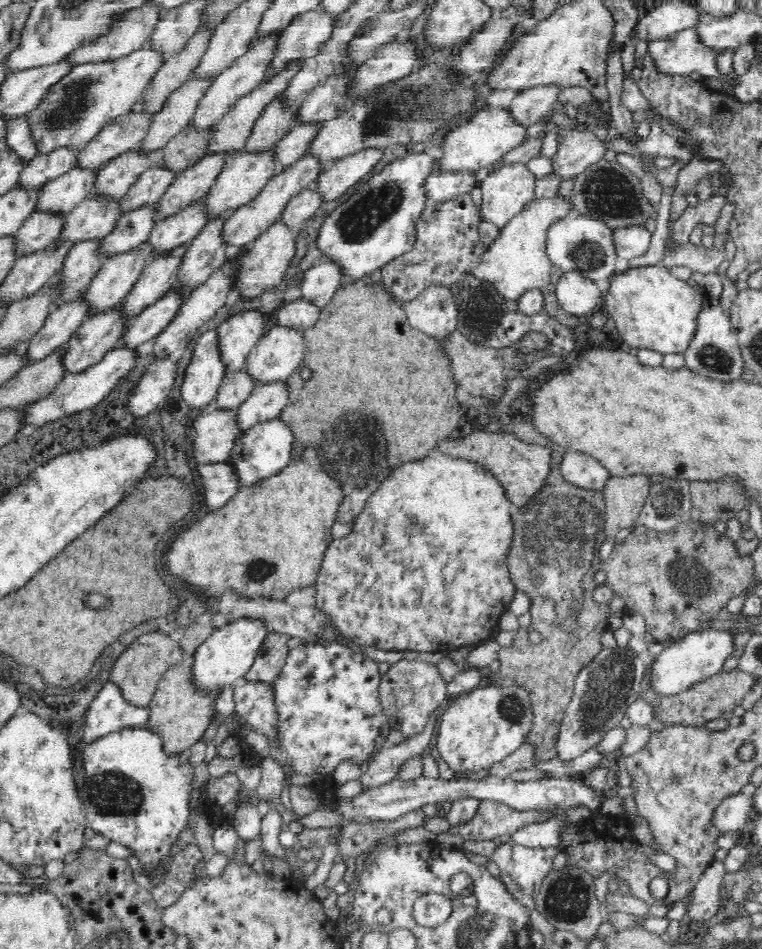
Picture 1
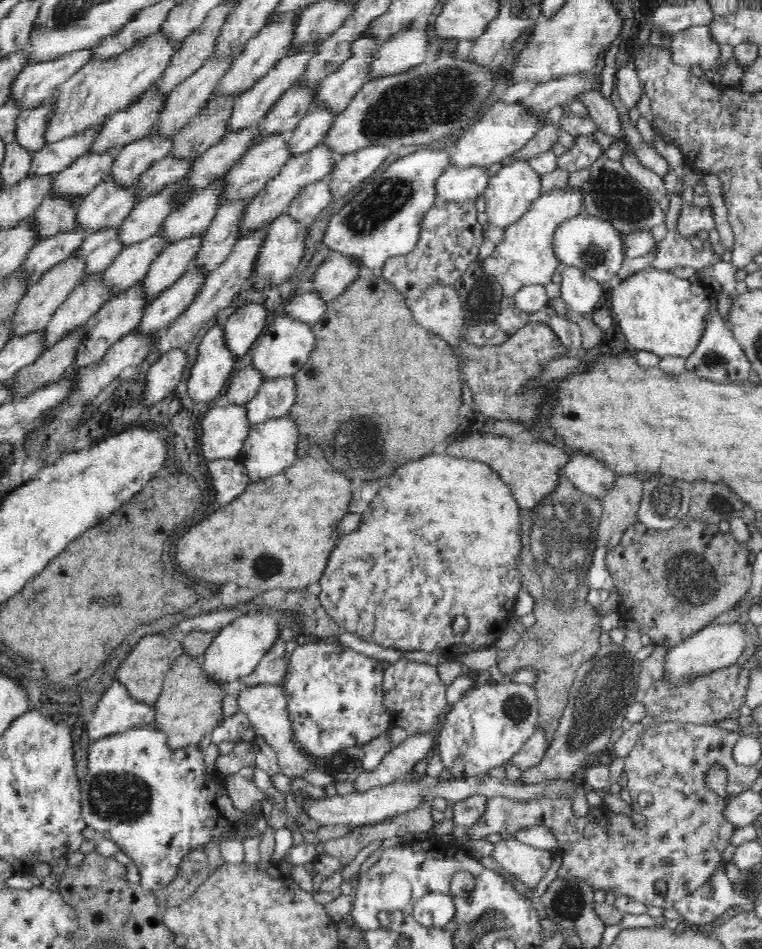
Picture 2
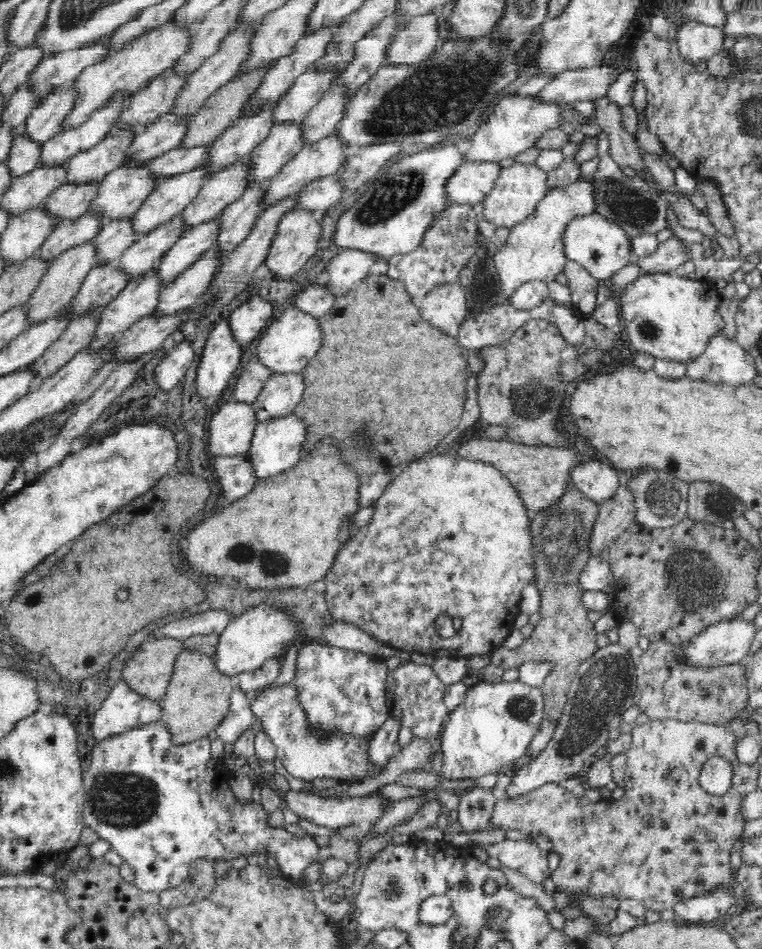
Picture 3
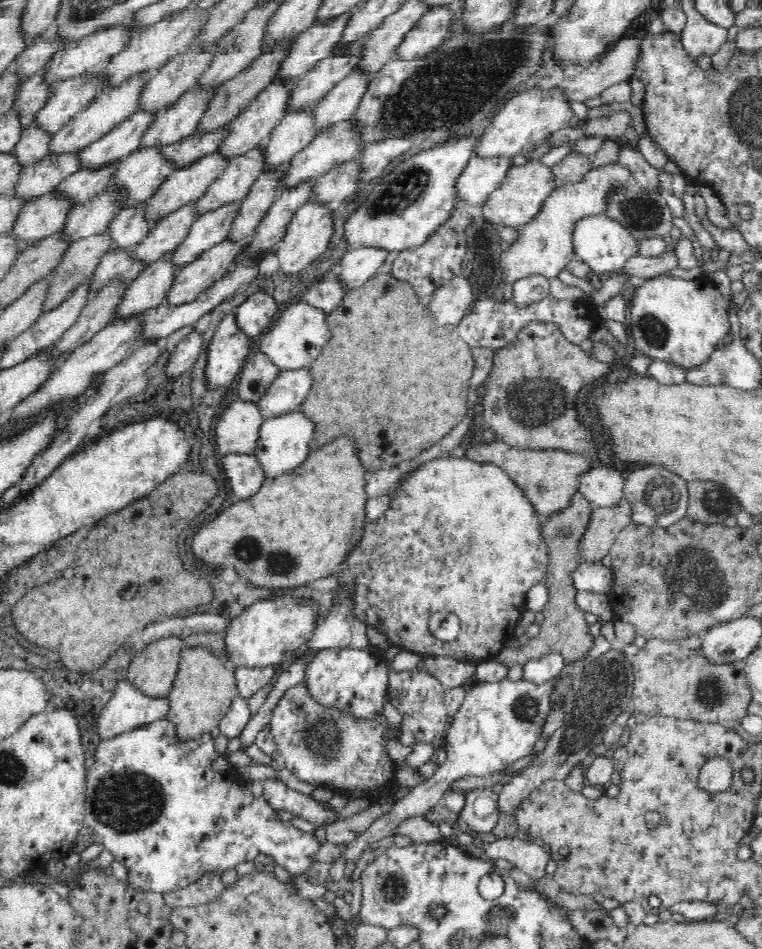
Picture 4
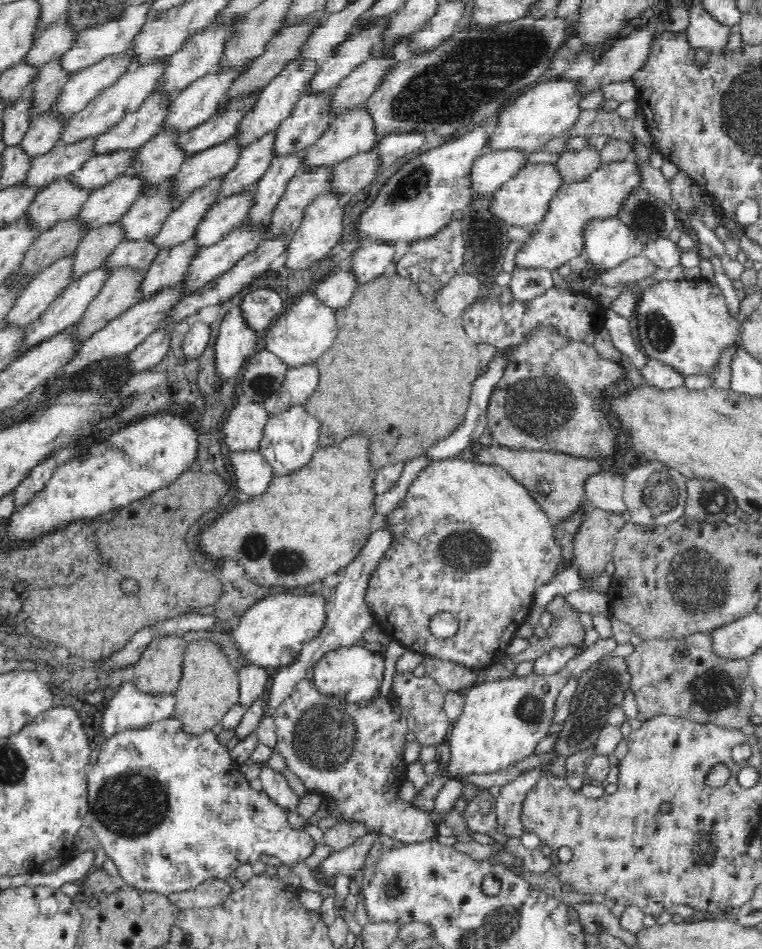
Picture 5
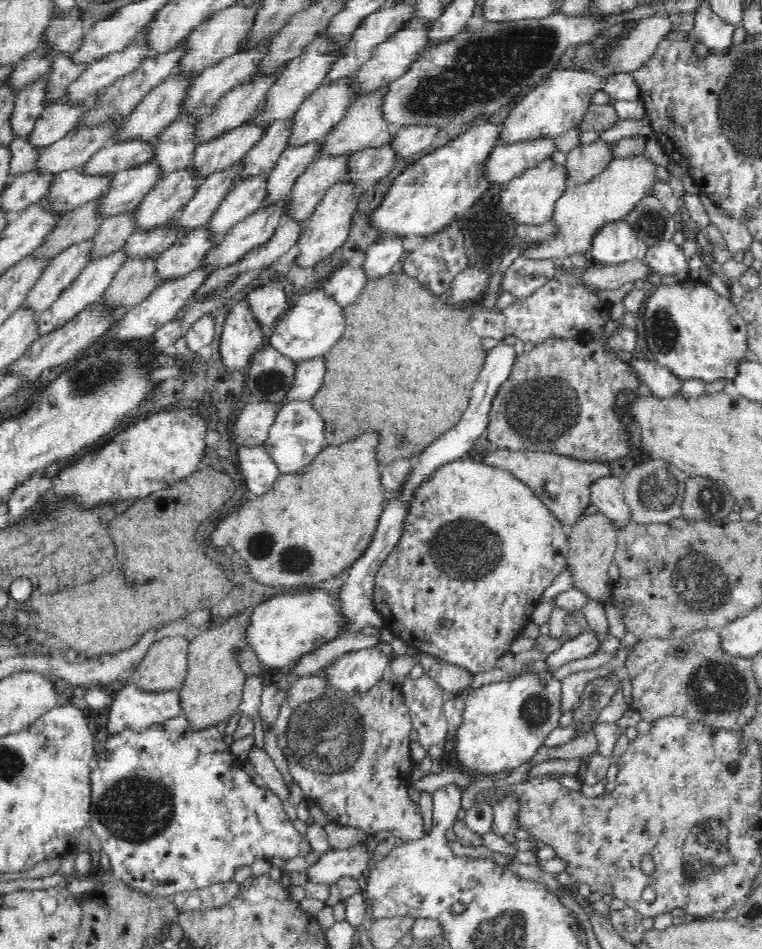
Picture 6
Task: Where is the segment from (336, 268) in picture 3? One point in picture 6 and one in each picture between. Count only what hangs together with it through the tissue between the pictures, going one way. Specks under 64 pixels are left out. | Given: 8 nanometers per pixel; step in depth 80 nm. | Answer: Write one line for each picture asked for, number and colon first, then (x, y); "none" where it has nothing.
4: (358, 264)
5: (370, 260)
6: (381, 256)

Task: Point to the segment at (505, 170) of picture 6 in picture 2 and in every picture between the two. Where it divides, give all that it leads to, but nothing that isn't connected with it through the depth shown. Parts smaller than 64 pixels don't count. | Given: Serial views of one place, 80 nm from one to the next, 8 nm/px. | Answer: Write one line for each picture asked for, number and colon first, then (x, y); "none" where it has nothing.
2: (458, 184)
3: (474, 179)
4: (483, 175)
5: (495, 167)

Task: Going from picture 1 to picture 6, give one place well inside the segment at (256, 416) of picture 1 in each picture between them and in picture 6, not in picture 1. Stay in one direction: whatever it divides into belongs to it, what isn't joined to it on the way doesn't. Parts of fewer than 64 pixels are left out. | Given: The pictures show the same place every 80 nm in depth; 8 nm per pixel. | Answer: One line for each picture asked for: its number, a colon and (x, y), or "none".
2: (276, 396)
3: (282, 394)
4: (292, 387)
5: (301, 382)
6: (310, 374)

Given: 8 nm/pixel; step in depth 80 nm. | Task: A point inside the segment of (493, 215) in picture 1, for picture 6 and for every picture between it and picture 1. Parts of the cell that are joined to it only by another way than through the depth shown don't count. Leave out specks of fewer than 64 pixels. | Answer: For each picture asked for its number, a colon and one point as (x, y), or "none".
2: (513, 188)
3: (520, 187)
4: (520, 198)
5: (523, 201)
6: (531, 197)

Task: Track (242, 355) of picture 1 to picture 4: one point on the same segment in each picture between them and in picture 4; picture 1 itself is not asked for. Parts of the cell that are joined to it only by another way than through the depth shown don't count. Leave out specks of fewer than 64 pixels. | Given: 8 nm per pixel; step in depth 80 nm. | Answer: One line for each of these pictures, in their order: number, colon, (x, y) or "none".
2: (246, 324)
3: (248, 320)
4: (255, 315)

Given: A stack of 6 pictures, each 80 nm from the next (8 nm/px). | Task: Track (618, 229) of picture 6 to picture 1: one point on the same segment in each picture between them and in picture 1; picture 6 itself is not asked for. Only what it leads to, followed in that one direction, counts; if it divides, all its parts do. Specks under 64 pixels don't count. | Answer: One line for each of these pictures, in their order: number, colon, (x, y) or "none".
1: (576, 243)
2: (592, 244)
3: (602, 246)
4: (603, 243)
5: (609, 242)

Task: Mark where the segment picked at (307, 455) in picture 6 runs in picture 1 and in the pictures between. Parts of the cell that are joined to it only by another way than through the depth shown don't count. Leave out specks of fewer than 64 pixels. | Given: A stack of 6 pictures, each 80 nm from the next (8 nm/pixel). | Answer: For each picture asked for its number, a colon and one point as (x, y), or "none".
1: (264, 450)
2: (272, 447)
3: (277, 446)
4: (285, 441)
5: (291, 437)

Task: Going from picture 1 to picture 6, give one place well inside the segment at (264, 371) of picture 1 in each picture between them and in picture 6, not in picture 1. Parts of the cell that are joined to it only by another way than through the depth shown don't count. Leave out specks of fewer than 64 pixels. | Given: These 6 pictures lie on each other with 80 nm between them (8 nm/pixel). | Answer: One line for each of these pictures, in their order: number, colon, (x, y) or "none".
2: (283, 349)
3: (288, 343)
4: (295, 339)
5: (305, 331)
6: (315, 321)

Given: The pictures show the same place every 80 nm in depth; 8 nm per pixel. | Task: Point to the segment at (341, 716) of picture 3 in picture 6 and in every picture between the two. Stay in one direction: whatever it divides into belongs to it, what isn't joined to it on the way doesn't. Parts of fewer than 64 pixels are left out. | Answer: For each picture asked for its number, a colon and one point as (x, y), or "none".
4: (354, 679)
5: (354, 673)
6: (355, 672)

